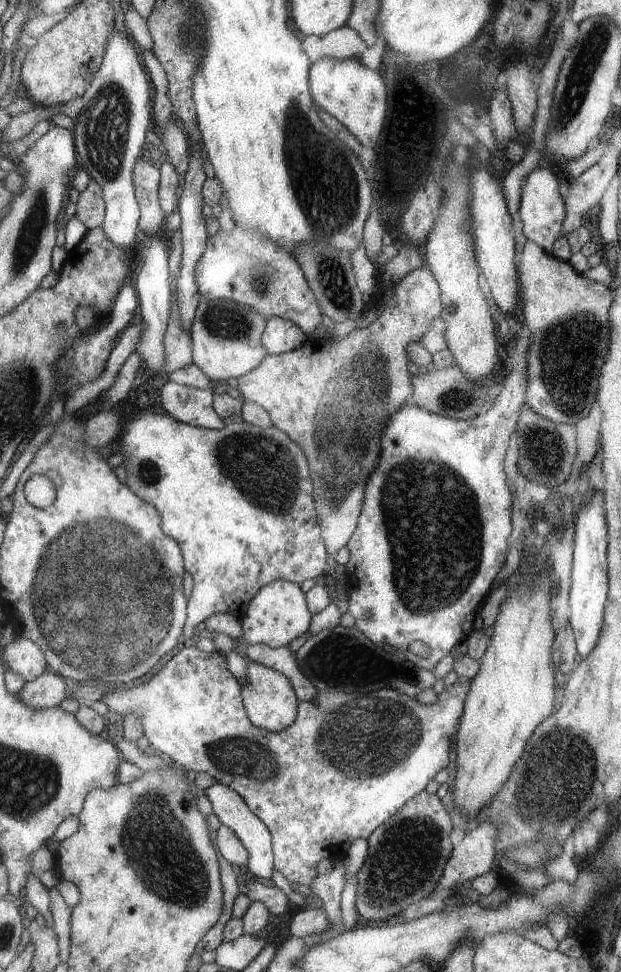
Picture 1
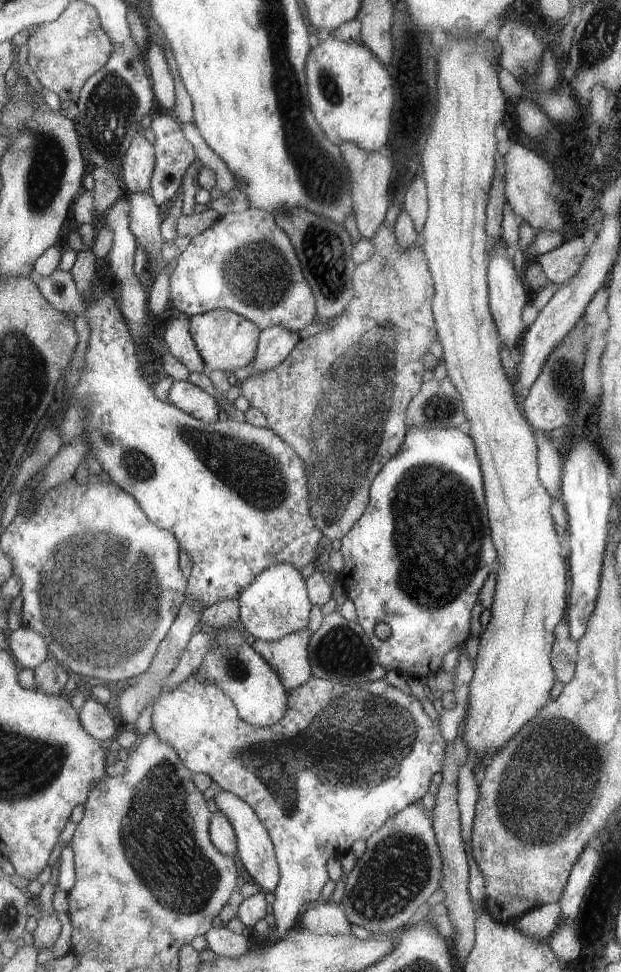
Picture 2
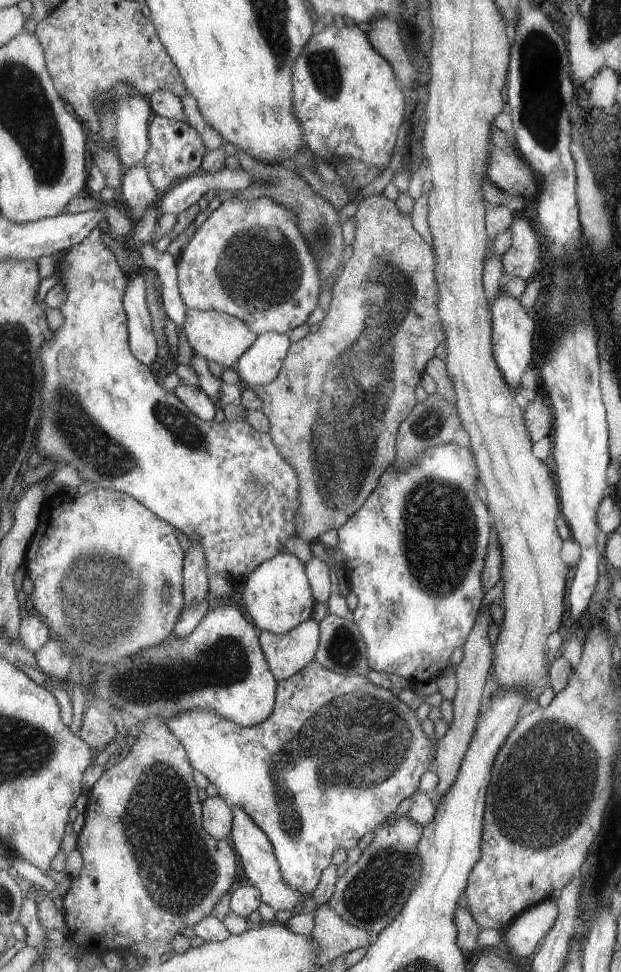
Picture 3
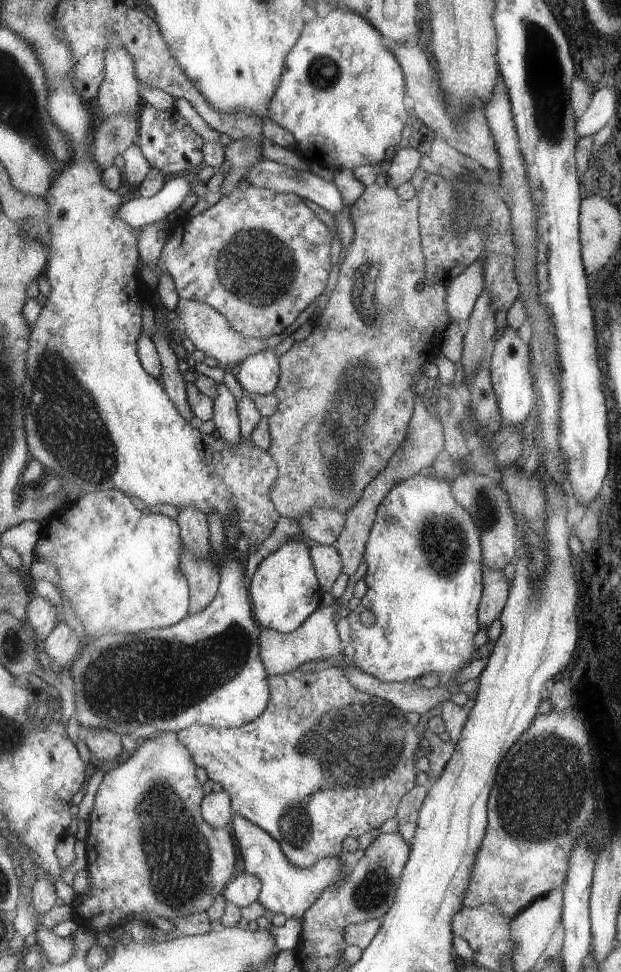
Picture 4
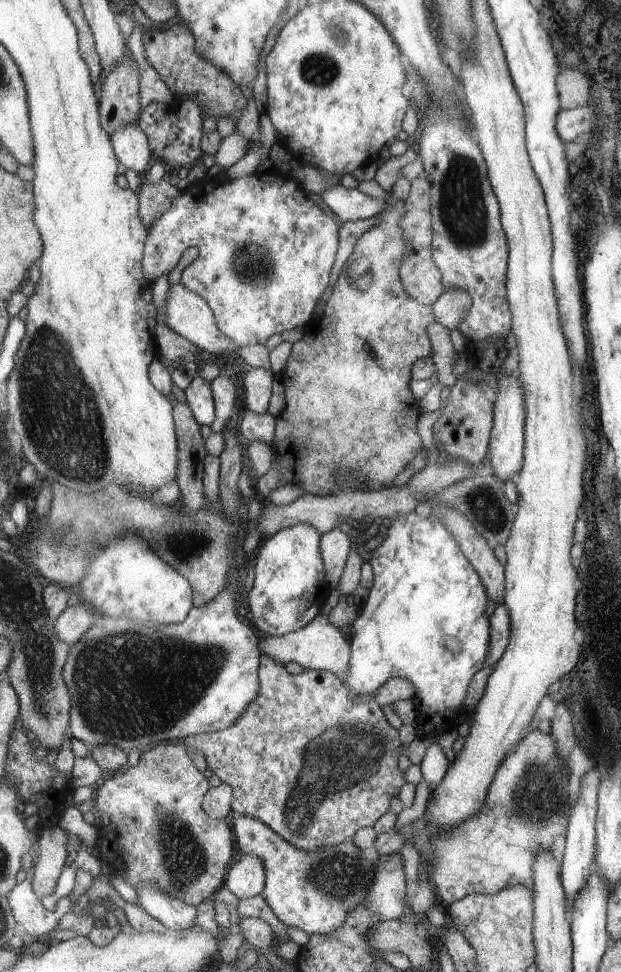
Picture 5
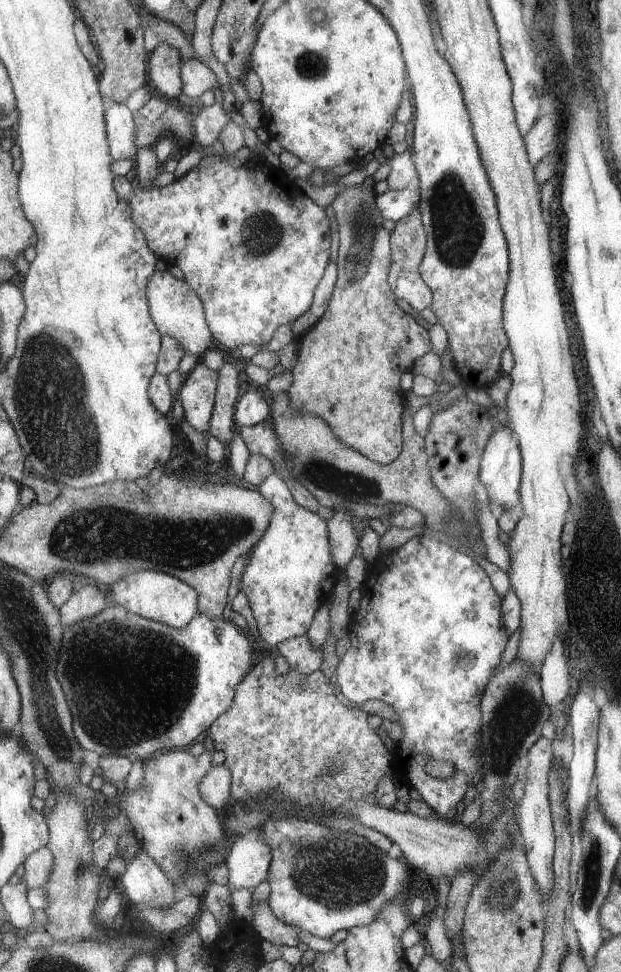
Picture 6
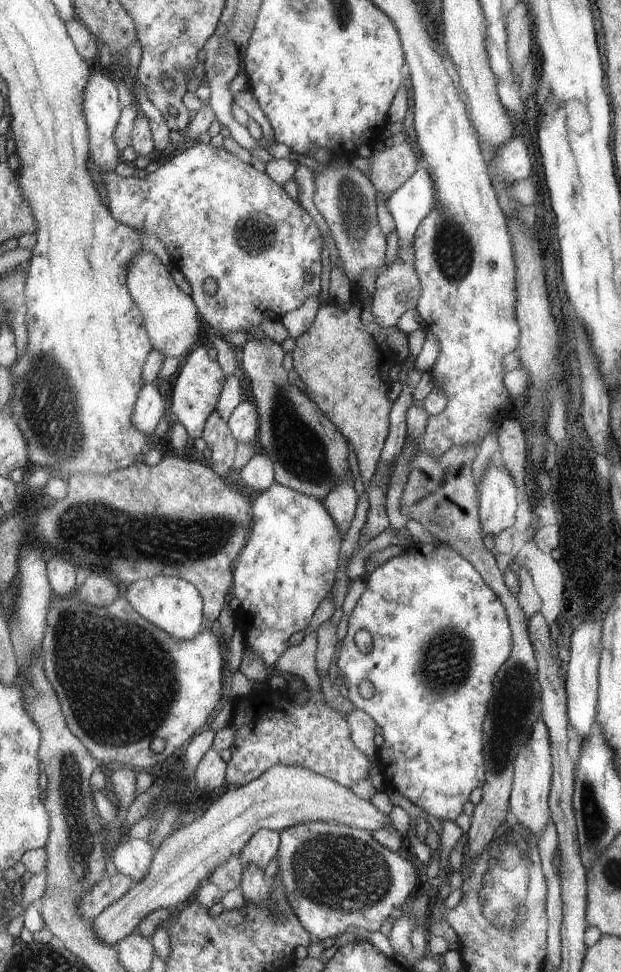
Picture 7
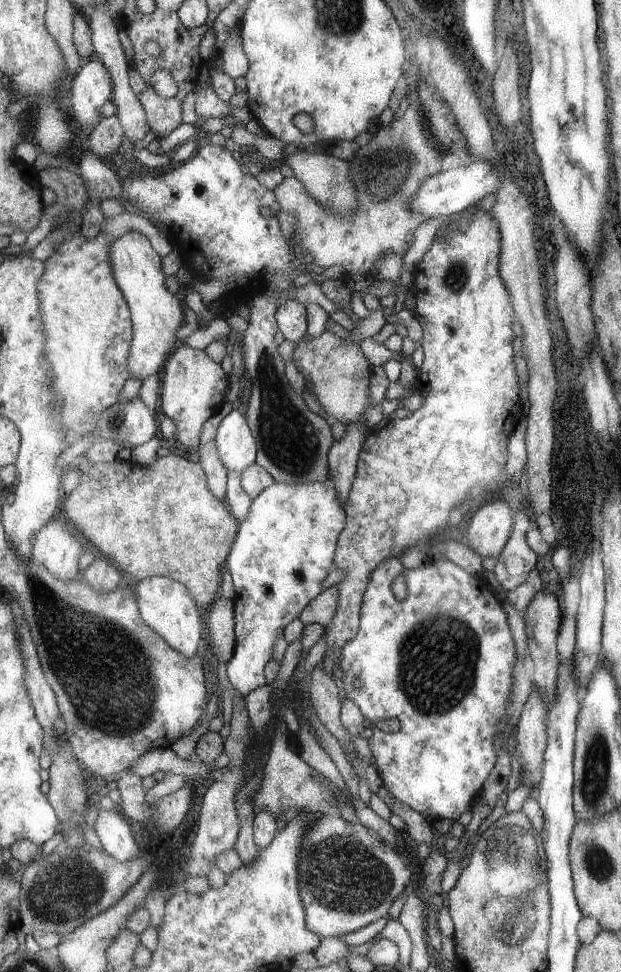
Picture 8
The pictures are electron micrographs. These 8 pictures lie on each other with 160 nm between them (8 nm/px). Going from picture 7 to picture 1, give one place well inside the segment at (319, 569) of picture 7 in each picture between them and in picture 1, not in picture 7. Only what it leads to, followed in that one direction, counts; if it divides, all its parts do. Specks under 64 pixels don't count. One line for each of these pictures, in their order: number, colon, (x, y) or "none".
1: (280, 613)
2: (278, 604)
3: (278, 596)
4: (285, 589)
5: (290, 589)
6: (290, 573)

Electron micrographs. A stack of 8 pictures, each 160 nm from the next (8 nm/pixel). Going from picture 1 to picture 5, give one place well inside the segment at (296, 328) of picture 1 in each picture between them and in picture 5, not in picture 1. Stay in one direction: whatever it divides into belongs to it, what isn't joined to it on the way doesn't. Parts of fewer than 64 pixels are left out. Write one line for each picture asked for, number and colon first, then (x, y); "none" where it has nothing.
2: (276, 343)
3: (260, 365)
4: (260, 374)
5: (258, 382)

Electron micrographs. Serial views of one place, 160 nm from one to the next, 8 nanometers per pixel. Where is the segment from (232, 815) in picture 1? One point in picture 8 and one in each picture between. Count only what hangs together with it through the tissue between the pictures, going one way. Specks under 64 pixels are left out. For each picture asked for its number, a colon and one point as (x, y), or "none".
2: (257, 852)
3: (262, 867)
4: (287, 890)
5: (315, 891)
6: (322, 880)
7: (335, 876)
8: (349, 878)

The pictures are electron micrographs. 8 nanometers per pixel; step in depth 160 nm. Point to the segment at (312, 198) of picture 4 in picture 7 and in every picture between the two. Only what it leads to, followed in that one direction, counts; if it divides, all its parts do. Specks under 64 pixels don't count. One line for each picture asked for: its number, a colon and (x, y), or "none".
5: (346, 204)
6: (394, 205)
7: (408, 206)

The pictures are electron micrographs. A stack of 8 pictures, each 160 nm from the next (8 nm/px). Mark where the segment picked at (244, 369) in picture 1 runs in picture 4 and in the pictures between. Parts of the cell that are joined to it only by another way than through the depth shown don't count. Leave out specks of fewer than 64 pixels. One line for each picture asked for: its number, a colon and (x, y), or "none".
2: (227, 341)
3: (221, 337)
4: (210, 331)

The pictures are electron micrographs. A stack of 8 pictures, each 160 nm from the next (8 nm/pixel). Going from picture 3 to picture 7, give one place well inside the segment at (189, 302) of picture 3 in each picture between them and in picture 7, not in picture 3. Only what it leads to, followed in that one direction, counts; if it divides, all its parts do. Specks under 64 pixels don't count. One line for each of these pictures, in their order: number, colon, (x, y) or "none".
4: (260, 257)
5: (267, 247)
6: (255, 247)
7: (220, 218)

